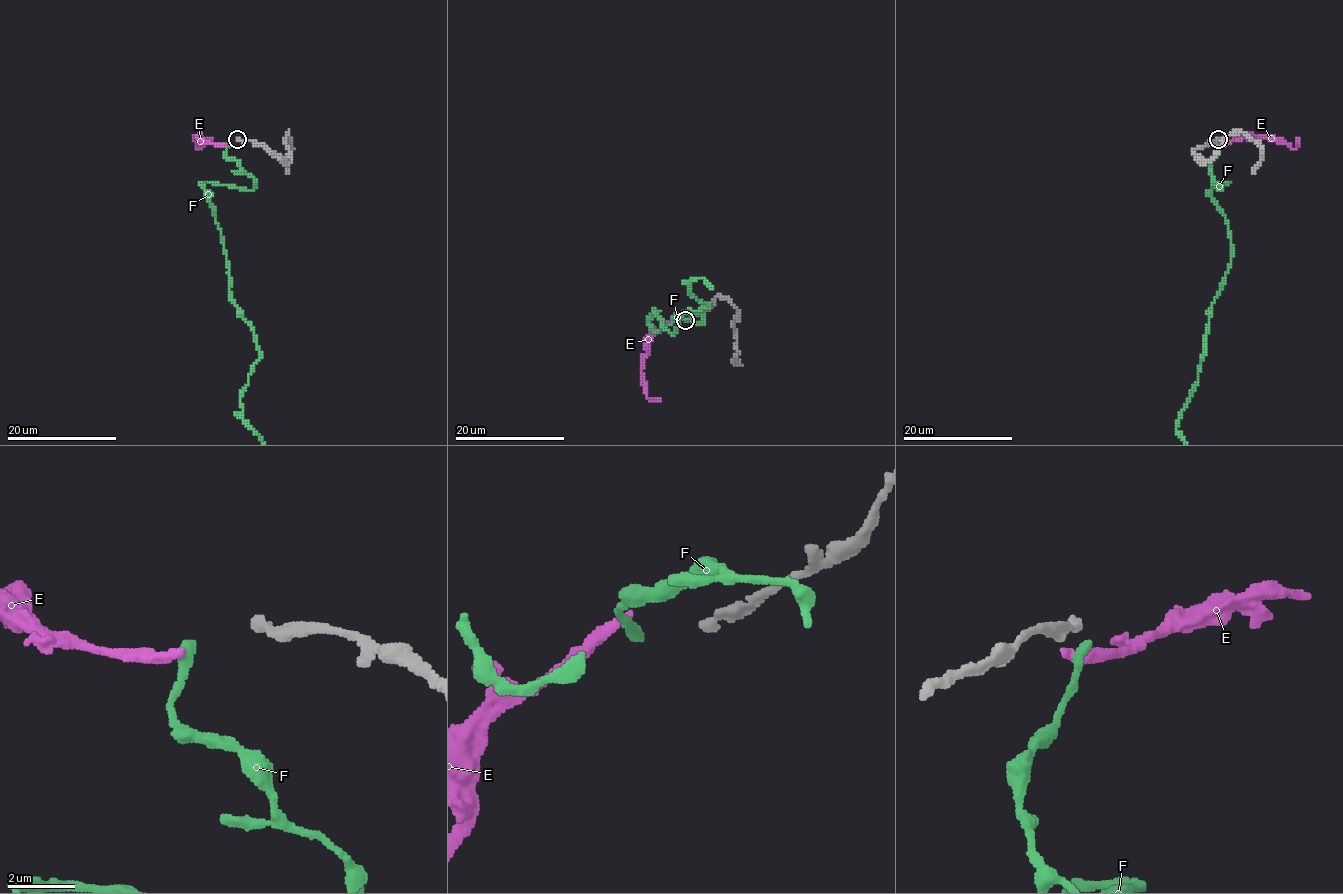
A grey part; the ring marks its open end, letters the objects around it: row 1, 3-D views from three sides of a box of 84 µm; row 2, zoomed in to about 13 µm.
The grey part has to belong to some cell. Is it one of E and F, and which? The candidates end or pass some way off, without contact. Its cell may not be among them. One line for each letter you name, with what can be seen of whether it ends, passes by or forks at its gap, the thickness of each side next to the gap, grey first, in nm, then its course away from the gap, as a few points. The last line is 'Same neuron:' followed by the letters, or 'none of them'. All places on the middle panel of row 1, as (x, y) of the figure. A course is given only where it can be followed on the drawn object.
Same neuron: none of them

